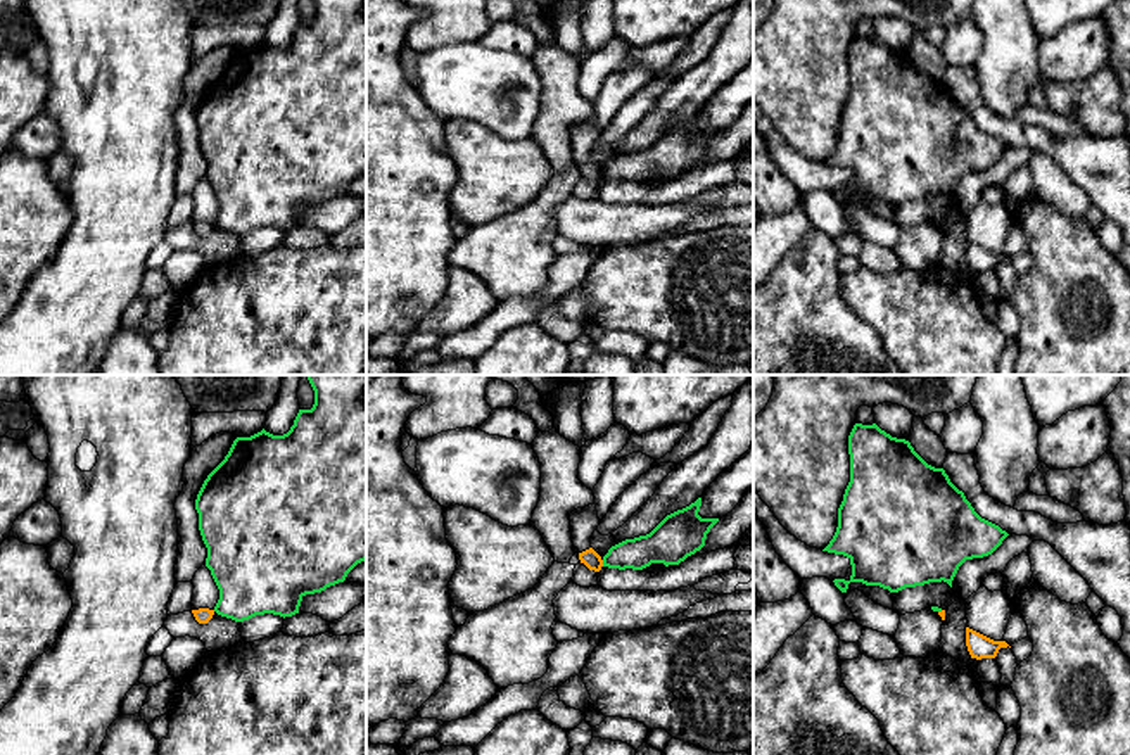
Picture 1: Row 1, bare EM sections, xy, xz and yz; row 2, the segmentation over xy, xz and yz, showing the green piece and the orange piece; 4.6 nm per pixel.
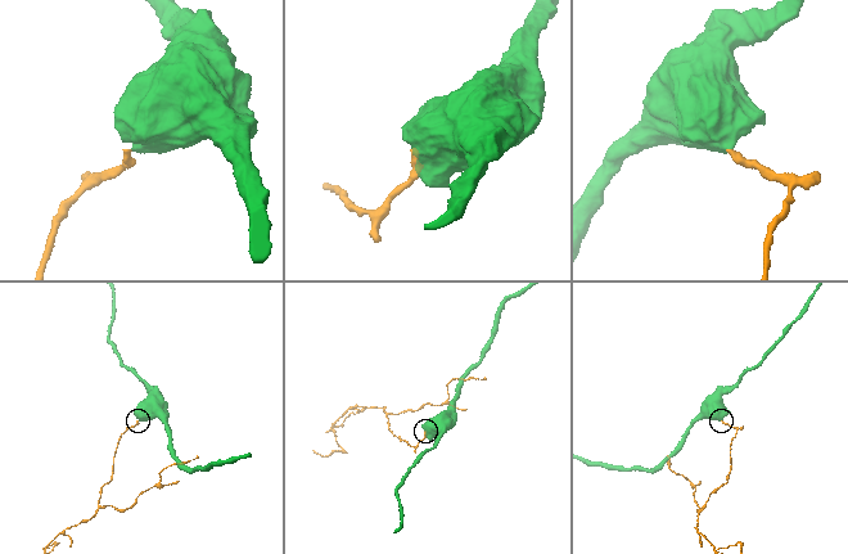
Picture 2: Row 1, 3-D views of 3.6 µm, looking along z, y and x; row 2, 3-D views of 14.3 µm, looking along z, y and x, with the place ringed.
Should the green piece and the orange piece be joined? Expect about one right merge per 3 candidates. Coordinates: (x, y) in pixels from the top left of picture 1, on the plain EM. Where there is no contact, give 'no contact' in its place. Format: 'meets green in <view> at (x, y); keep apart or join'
meets green in xz at (603, 177); keep apart

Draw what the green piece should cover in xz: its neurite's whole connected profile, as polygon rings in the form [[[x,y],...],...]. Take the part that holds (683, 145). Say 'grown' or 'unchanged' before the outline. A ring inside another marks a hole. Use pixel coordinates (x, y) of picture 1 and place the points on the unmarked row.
unchanged; [[[701,111],[667,128],[650,147],[625,152],[608,162],[603,180],[643,183],[651,176],[679,178],[705,159],[707,147],[719,131],[698,128]]]

